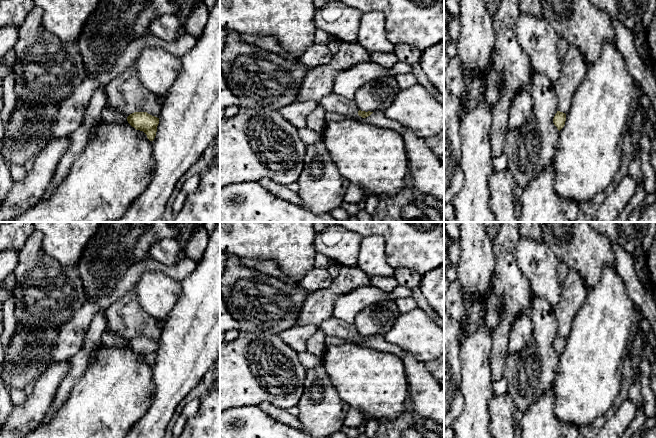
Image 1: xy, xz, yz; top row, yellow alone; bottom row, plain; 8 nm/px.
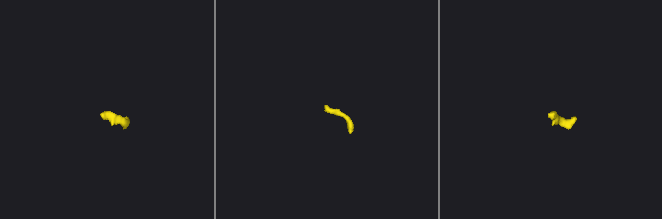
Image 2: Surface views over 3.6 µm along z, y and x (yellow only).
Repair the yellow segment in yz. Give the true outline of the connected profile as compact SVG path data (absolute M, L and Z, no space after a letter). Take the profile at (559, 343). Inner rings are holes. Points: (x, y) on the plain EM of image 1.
M557 335L557 337L553 342L553 347L559 355L564 351L565 345L566 345L566 338L563 336Z

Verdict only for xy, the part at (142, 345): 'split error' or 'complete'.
complete

